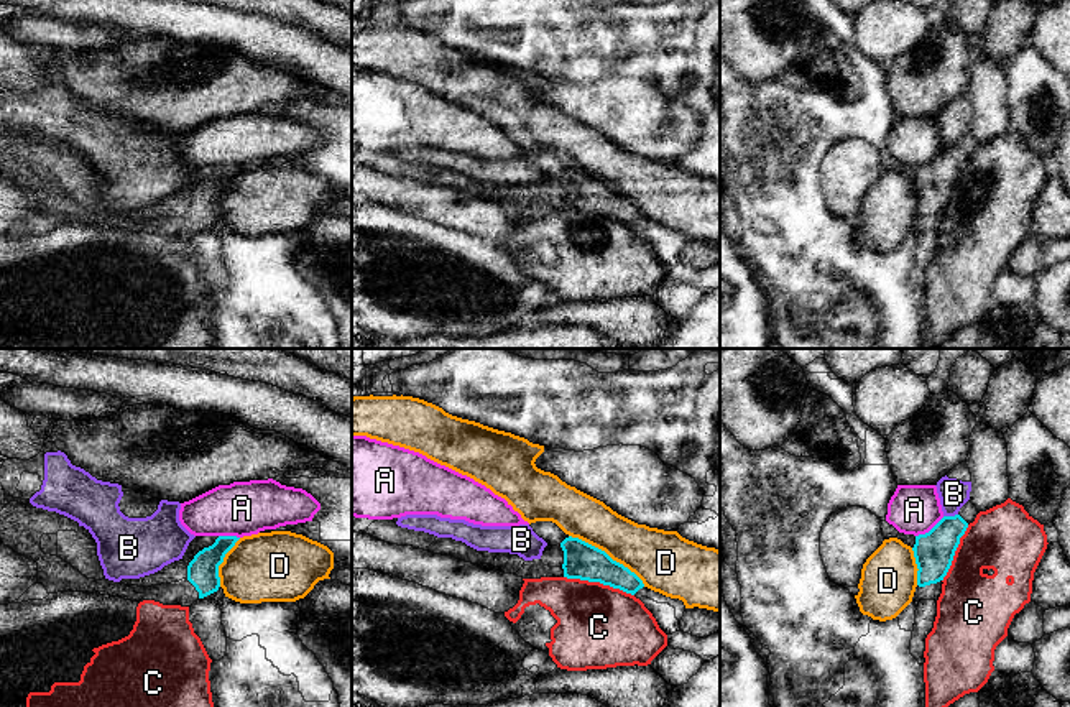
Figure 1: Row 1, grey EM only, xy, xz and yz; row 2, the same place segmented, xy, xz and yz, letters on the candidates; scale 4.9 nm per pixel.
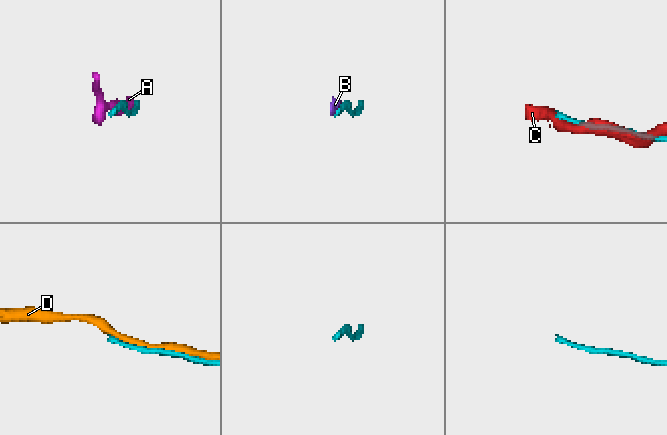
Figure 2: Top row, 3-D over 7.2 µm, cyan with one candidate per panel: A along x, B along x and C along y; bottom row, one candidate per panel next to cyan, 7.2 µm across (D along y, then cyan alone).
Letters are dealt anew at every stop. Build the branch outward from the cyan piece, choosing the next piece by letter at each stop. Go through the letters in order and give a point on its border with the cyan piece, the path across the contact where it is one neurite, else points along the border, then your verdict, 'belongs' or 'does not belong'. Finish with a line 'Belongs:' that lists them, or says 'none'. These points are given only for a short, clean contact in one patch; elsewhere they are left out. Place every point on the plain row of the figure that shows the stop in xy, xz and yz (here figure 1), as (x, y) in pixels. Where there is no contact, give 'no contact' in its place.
A: yz (931, 161) | does not belong
B: yz (950, 148) | along yz (957, 145), (944, 148) | does not belong
C: xz (599, 212) | does not belong
D: xz (607, 186) | does not belong
Belongs: none

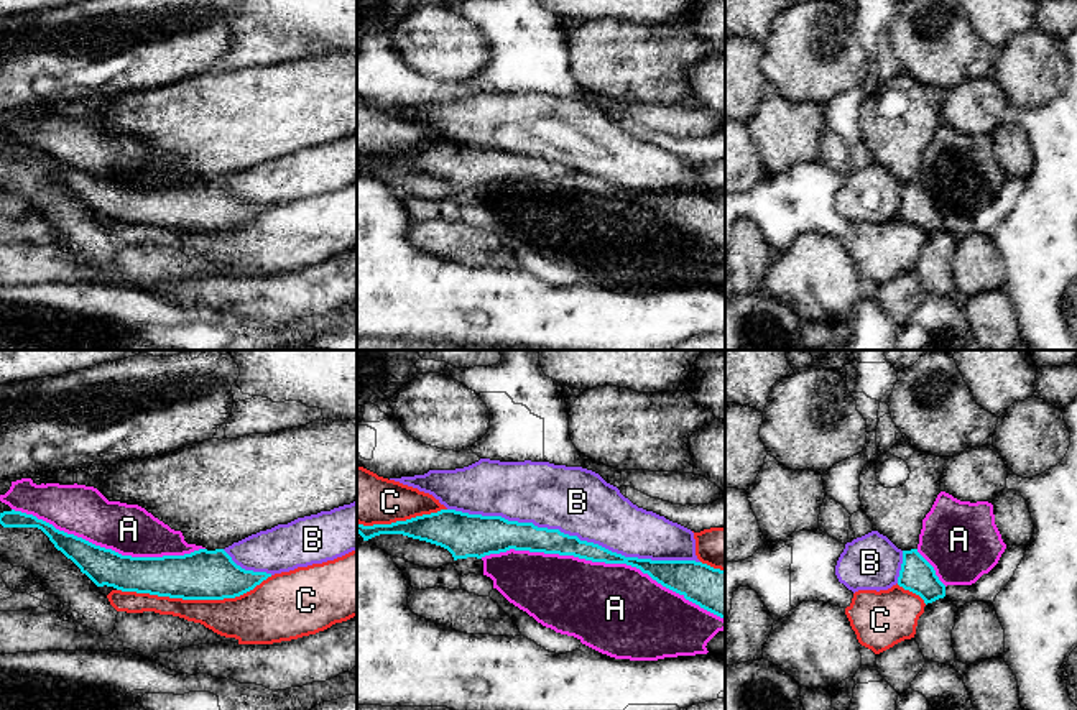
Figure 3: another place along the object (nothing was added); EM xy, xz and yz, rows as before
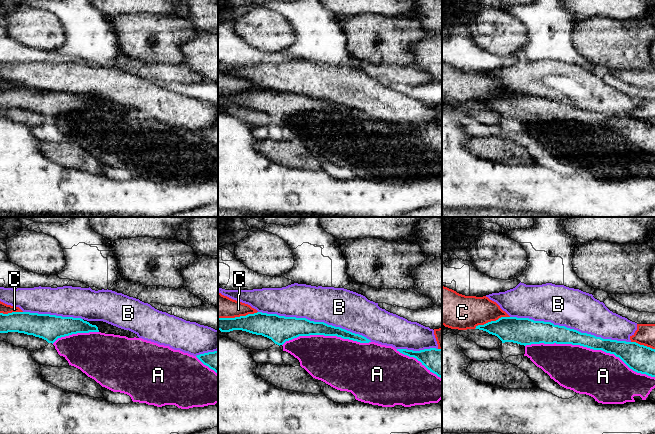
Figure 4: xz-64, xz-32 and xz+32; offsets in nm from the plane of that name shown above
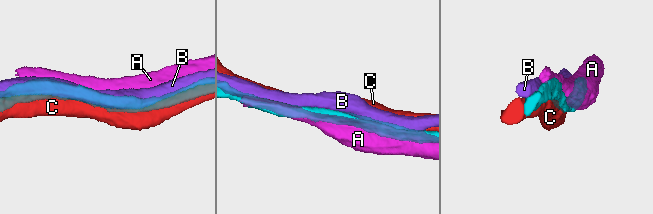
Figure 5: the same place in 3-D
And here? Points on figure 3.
A: xz (602, 193) | does not belong
B: xz (574, 168) | does not belong
C: xy (194, 230) | does not belong
Belongs: none

